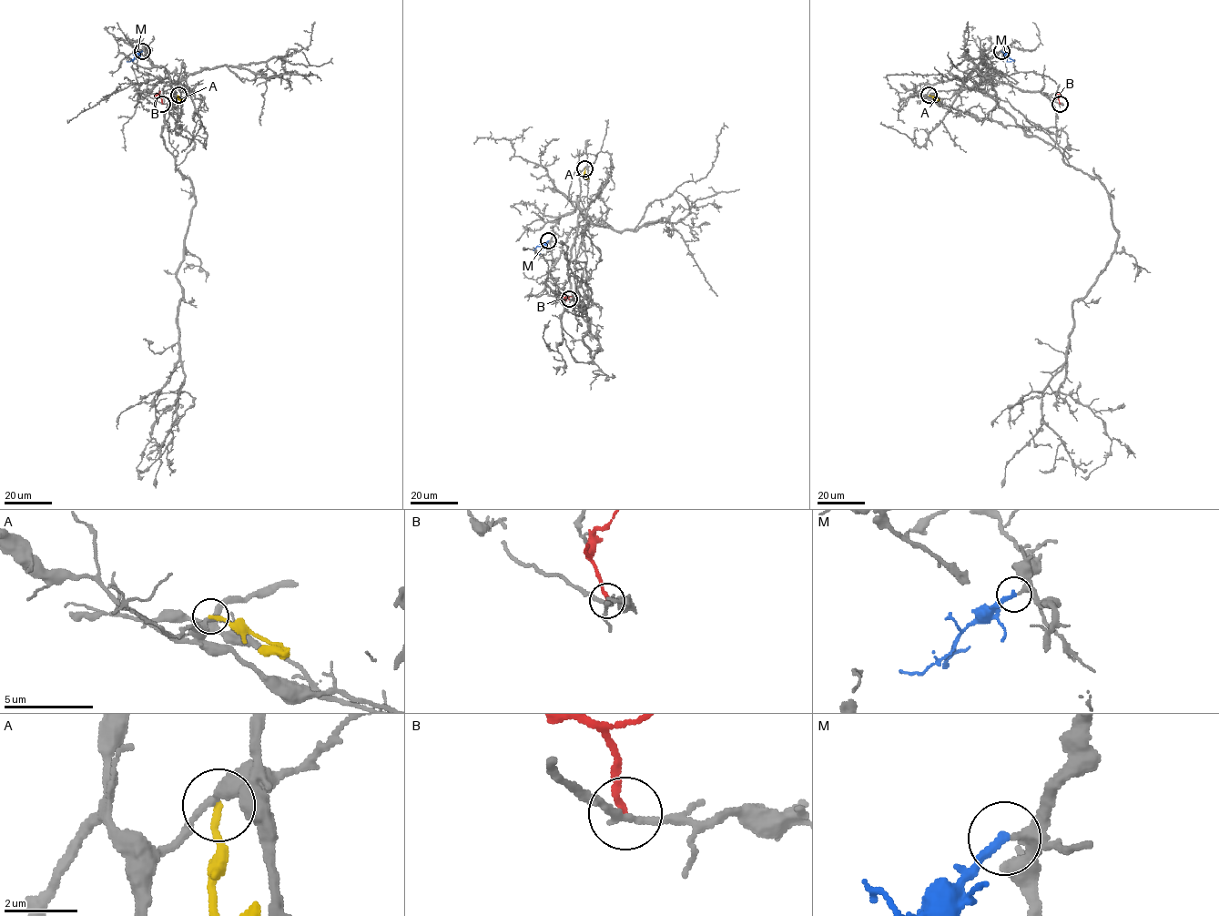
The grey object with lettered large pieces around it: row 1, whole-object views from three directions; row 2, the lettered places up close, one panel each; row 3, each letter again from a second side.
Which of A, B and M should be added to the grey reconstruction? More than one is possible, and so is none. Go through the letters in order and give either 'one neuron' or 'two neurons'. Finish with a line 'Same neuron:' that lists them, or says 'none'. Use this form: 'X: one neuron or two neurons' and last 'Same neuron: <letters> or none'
A: two neurons
B: two neurons
M: one neuron
Same neuron: M

